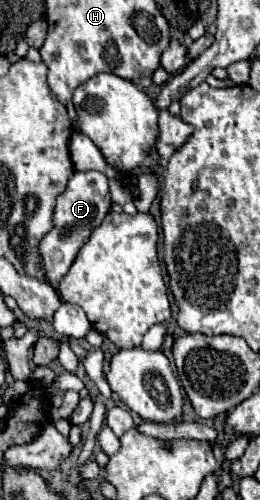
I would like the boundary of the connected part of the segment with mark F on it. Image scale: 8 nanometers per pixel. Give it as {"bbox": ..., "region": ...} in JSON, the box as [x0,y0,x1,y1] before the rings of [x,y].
{"bbox":[39,170,111,286],"region":[[[89,170],[89,172],[75,172],[71,176],[65,192],[57,200],[53,230],[39,244],[43,268],[53,286],[59,284],[59,280],[67,274],[71,260],[75,260],[75,252],[79,252],[79,248],[87,242],[87,236],[93,232],[93,228],[97,228],[103,222],[103,216],[109,212],[109,208],[111,208],[109,178],[105,174]]]}

